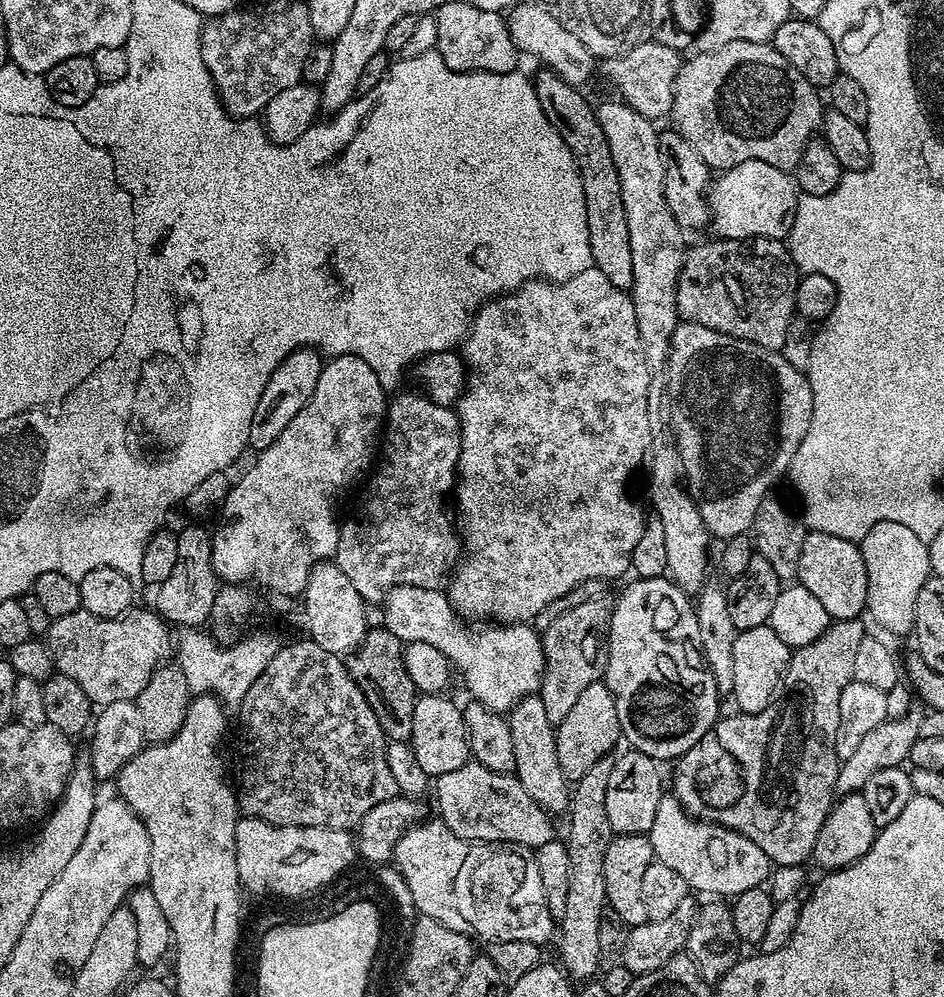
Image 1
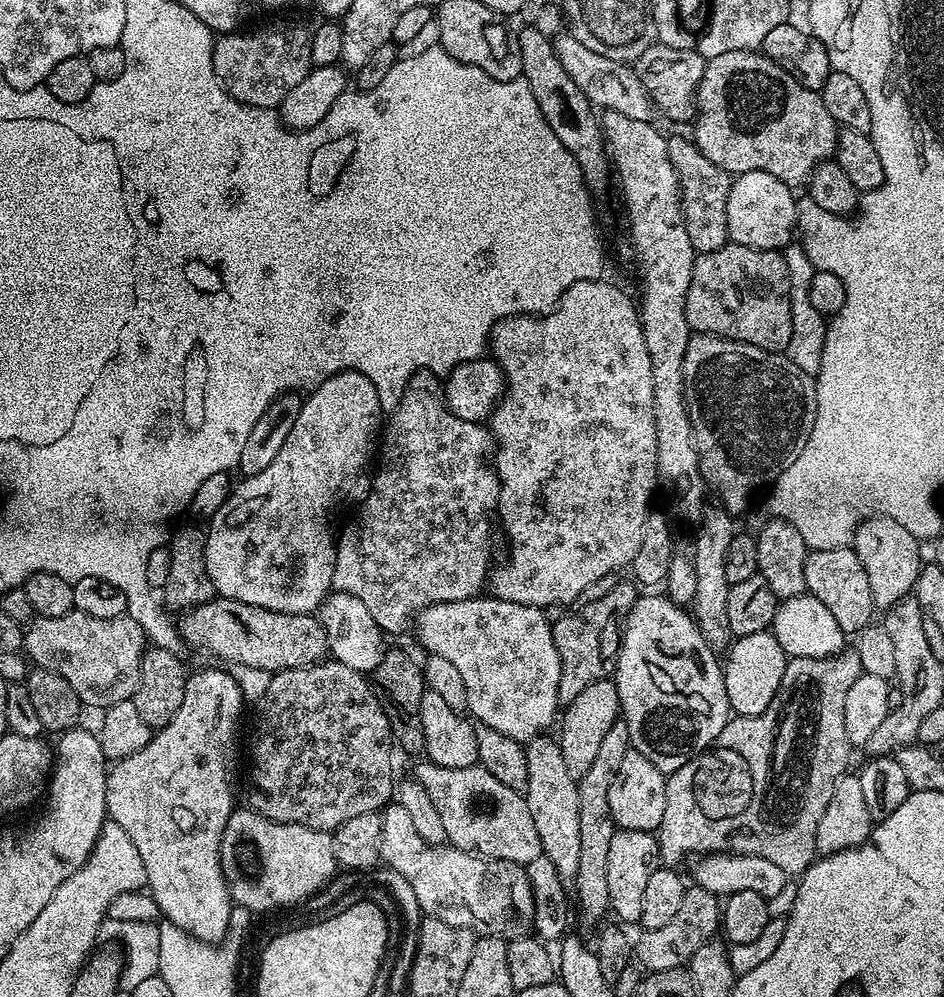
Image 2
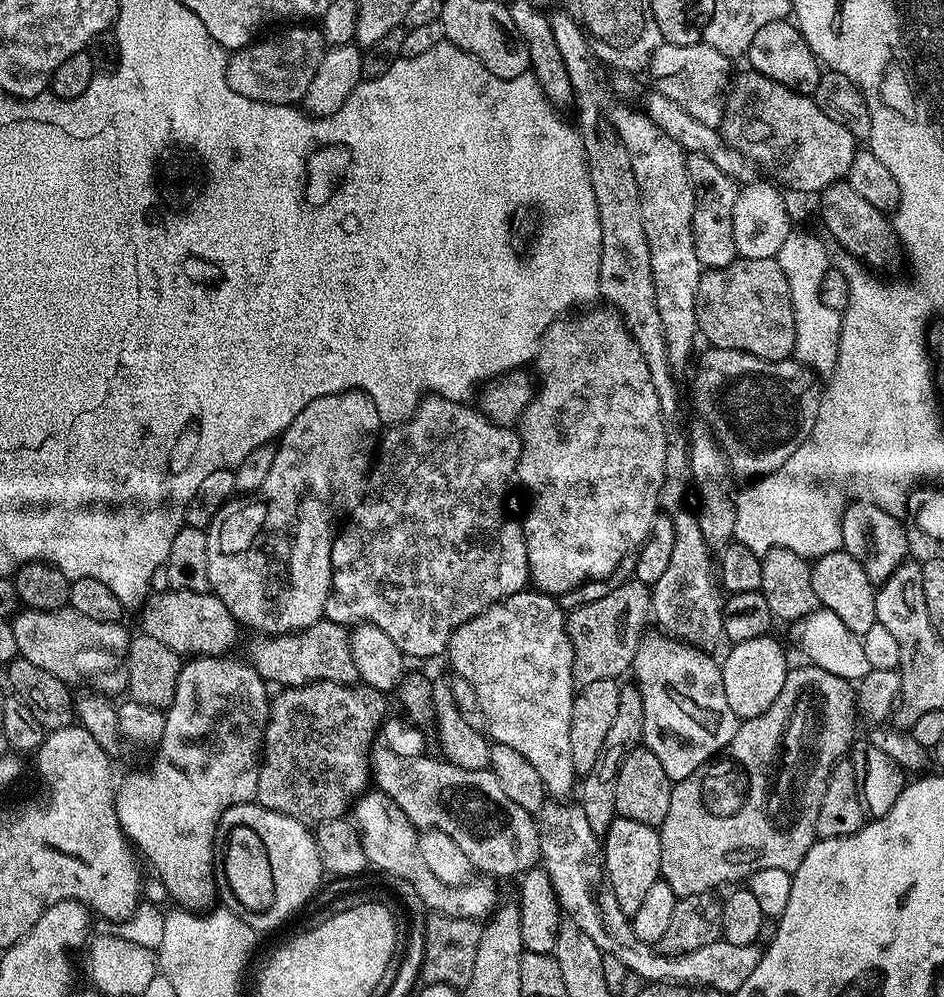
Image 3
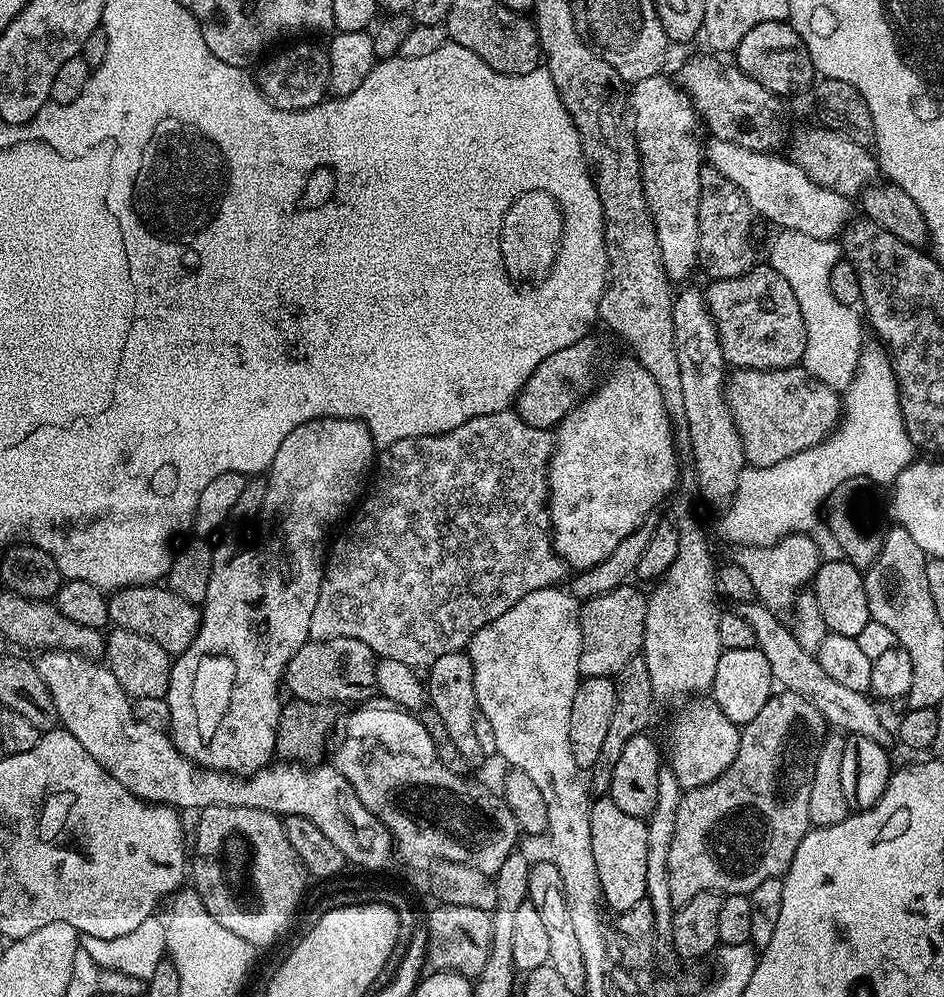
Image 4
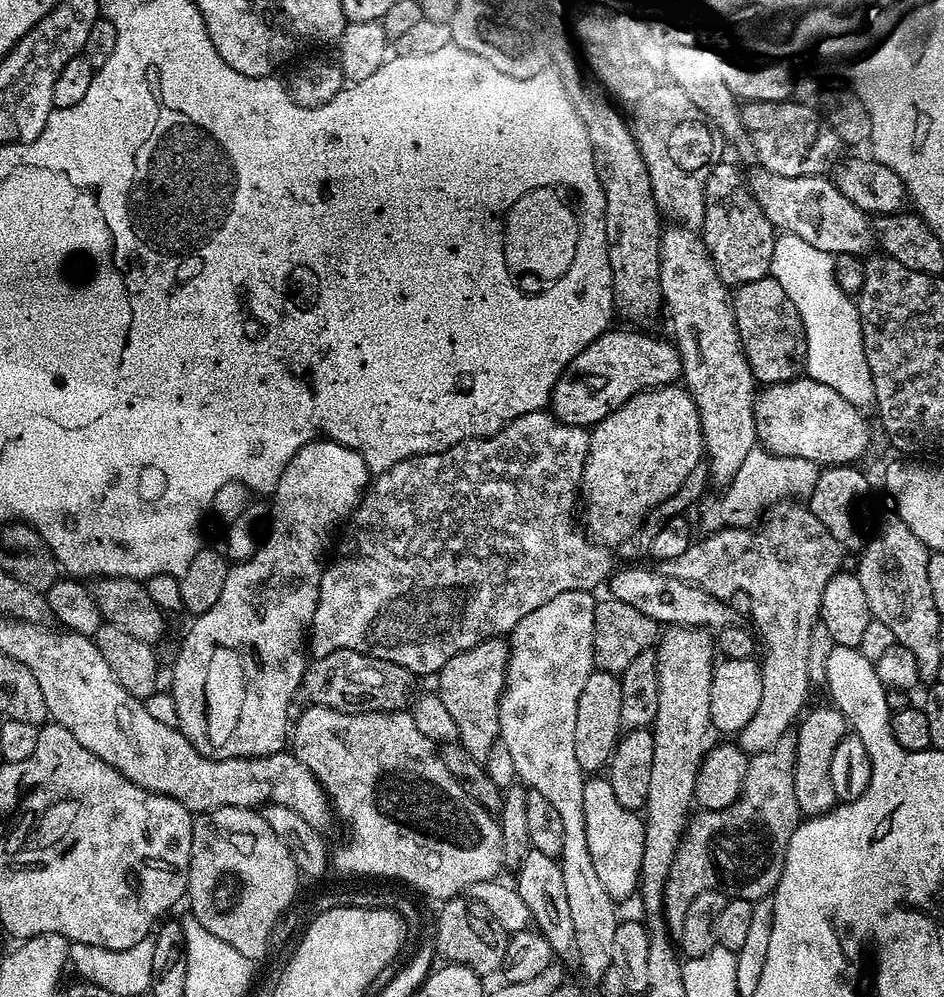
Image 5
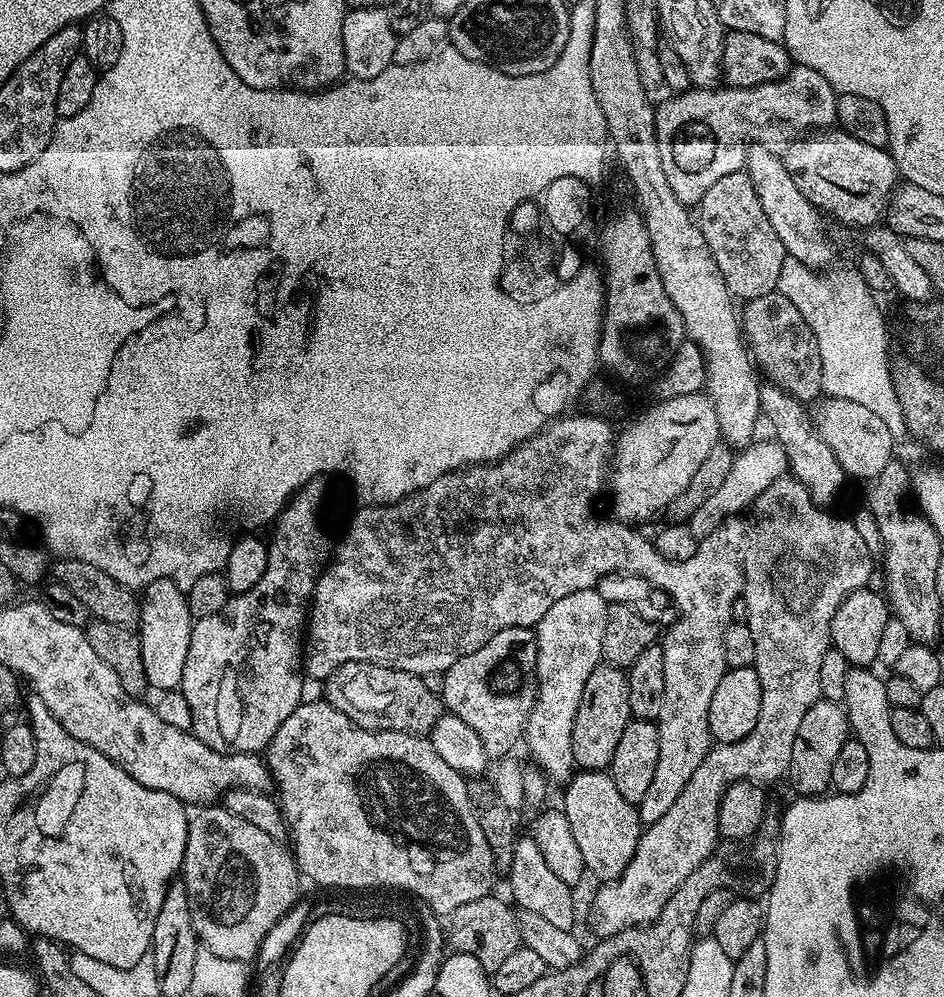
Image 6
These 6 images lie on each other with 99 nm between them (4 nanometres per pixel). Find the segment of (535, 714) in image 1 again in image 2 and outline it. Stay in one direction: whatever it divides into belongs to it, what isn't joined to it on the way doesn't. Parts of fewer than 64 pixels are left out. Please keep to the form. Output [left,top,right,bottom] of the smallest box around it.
[524,734,579,880]

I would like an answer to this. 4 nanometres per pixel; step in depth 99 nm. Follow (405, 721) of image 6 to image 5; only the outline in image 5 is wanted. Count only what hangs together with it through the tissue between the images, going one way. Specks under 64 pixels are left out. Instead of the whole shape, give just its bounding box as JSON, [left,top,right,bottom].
[302,650,414,714]

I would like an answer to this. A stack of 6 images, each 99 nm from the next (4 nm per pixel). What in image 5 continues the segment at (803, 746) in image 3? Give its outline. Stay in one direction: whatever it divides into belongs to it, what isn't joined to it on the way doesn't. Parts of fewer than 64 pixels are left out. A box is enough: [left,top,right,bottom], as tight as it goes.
[664,738,802,933]

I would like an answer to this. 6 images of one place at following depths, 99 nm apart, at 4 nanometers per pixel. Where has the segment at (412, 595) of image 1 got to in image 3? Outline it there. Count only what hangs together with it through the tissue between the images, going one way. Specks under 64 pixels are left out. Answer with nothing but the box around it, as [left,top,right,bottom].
[447,590,578,797]

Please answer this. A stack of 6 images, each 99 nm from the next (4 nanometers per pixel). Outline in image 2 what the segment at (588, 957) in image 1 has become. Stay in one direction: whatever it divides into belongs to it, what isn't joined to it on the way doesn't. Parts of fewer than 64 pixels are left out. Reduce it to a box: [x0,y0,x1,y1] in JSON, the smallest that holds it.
[574,718,630,924]

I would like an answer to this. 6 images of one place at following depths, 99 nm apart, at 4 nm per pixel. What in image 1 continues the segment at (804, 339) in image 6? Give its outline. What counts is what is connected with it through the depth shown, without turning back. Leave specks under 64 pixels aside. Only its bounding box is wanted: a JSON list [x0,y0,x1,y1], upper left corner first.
[676,238,798,352]

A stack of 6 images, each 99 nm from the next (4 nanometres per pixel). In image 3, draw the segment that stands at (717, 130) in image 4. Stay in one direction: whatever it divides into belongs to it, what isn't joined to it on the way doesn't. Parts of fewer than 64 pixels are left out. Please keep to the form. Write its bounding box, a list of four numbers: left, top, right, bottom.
[647,42,733,129]

